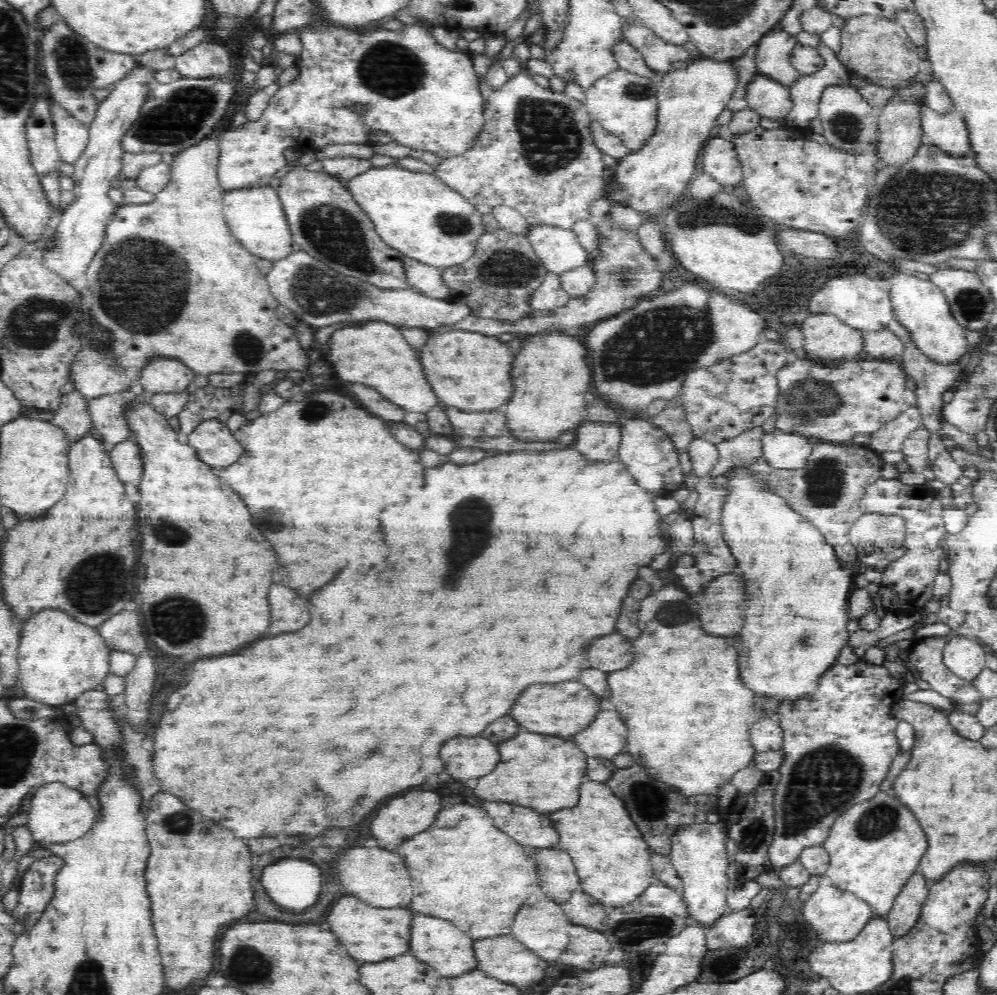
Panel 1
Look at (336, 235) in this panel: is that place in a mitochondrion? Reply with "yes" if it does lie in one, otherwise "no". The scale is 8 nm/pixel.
yes

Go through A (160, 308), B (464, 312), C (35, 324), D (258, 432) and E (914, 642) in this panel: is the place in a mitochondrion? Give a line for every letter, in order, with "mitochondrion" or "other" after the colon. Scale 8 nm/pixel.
A: mitochondrion
B: other
C: mitochondrion
D: other
E: other

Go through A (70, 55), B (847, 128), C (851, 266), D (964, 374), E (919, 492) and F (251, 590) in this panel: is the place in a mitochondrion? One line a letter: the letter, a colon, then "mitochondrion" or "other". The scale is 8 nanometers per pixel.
A: mitochondrion
B: mitochondrion
C: other
D: other
E: other
F: other

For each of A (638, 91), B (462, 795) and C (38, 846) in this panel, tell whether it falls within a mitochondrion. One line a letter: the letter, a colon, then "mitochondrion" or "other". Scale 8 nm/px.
A: mitochondrion
B: other
C: other

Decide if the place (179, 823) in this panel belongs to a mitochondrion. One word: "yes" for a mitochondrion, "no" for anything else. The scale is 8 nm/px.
yes

